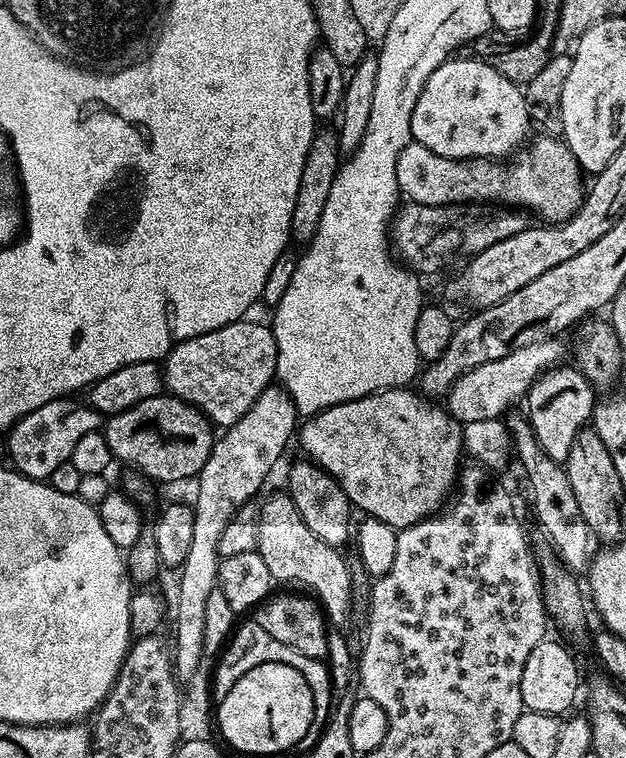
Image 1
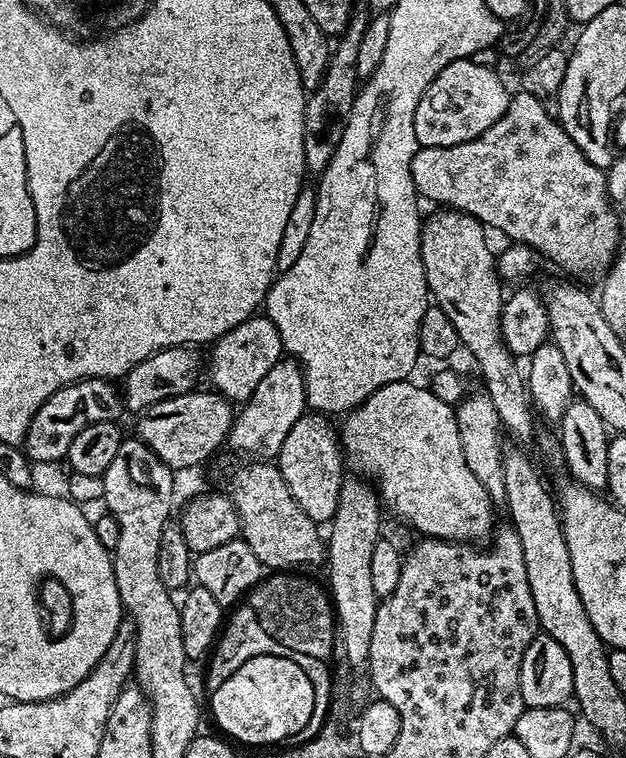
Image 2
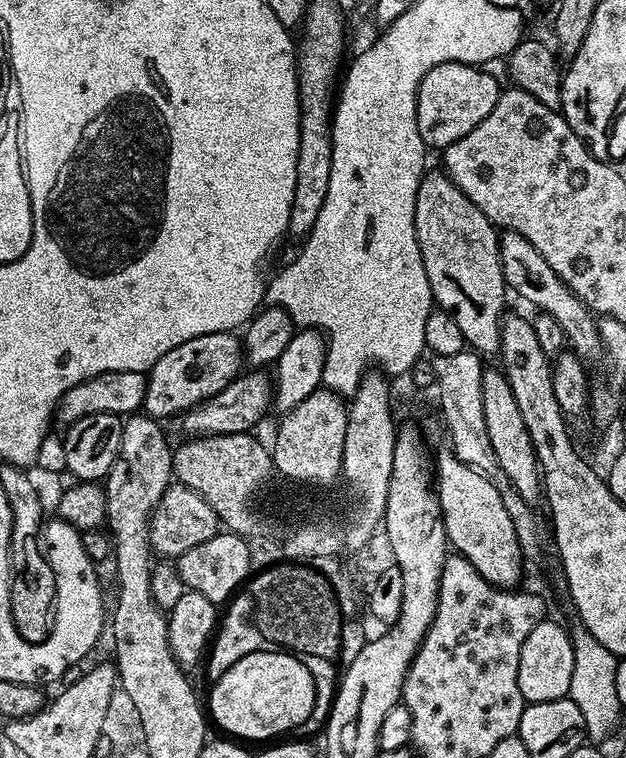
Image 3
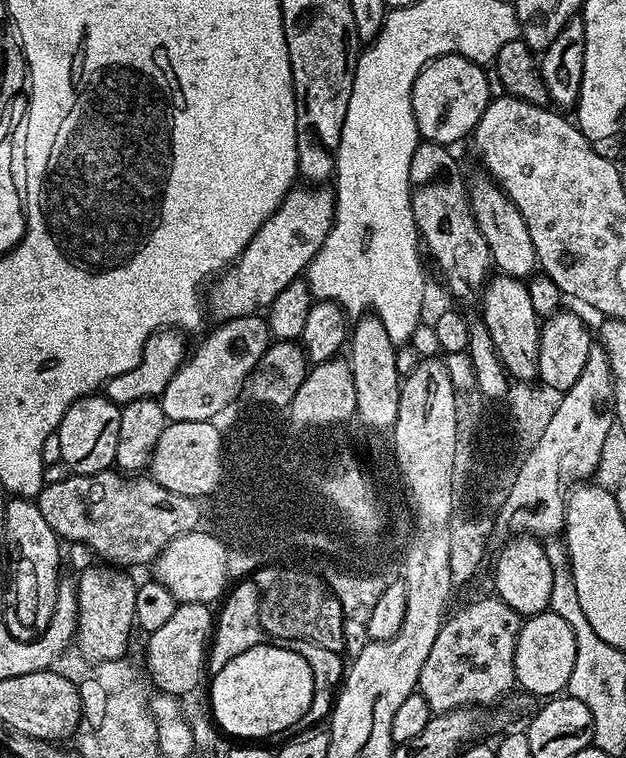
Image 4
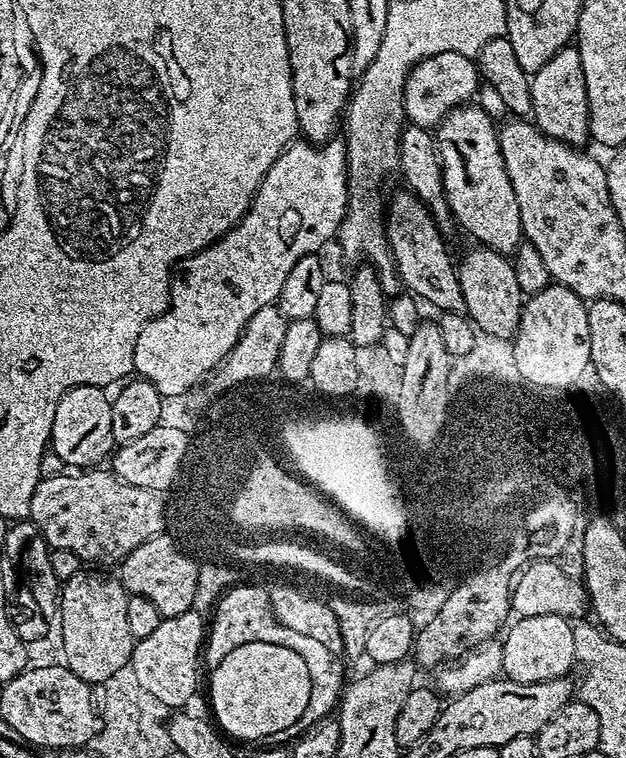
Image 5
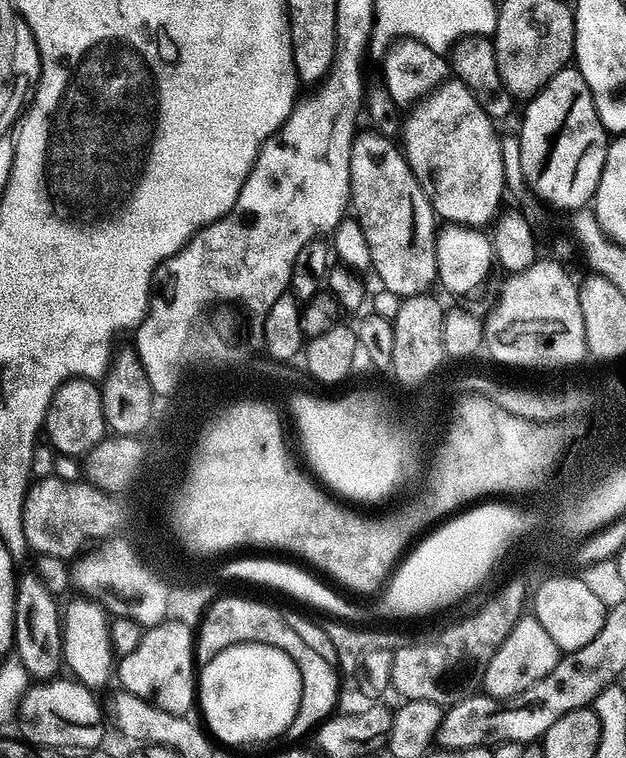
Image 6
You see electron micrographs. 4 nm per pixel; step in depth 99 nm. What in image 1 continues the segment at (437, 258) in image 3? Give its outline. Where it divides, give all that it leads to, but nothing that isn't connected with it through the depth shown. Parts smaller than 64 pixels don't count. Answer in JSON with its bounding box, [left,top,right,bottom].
[506,411,594,573]

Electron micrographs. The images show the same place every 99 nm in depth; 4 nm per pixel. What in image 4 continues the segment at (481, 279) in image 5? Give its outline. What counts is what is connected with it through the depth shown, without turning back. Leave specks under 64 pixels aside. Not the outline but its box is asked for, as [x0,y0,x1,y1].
[482,275,542,382]

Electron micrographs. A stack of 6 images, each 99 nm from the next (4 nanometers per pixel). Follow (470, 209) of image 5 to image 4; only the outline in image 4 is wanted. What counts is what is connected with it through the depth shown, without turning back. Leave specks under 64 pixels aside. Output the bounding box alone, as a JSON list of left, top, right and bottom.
[467,179,538,277]

